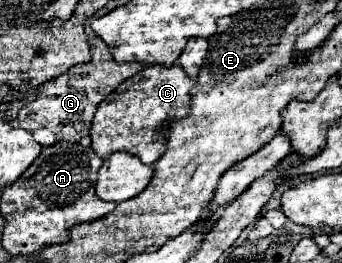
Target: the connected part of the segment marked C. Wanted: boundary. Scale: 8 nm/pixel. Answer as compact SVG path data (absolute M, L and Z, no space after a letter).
M150 65L124 81L116 91L116 101L108 101L106 97L94 115L90 137L96 155L108 159L112 153L124 151L138 157L146 165L154 165L166 151L168 123L188 115L192 101L190 89L194 85L196 83L184 73L180 65Z

